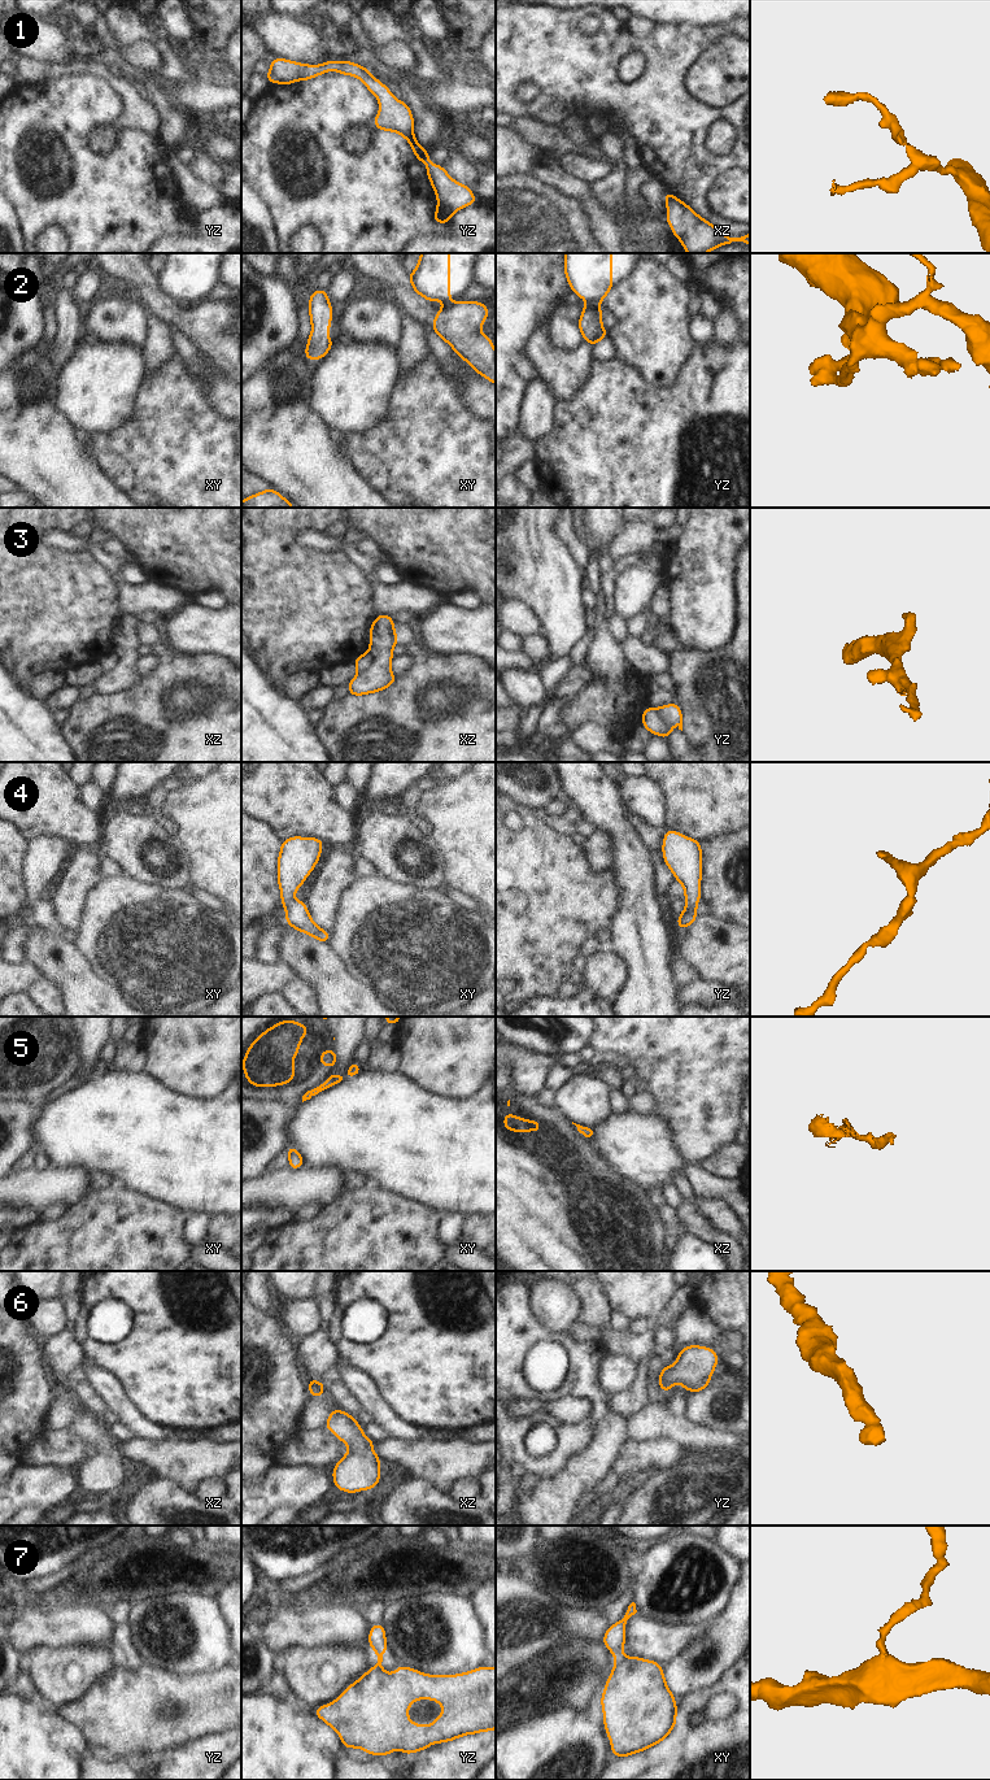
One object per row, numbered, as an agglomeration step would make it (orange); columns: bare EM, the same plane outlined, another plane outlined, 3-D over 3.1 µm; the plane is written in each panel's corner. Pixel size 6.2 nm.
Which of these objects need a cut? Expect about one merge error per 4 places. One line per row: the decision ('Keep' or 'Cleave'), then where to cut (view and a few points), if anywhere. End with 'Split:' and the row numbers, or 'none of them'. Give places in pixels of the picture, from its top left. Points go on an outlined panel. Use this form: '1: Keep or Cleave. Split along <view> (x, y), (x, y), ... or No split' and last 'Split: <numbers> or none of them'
1: Cleave. Split along yz (439, 203), (453, 212)
2: Cleave. Split along yz (587, 304), (598, 307)
3: Keep. No split
4: Keep. No split
5: Cleave. Split along xy (328, 1087), (321, 1086), (317, 1089), (312, 1089), (302, 1099)
6: Keep. No split
7: Cleave. Split along xy (622, 1656), (615, 1663)
Split: 1, 2, 5, 7.

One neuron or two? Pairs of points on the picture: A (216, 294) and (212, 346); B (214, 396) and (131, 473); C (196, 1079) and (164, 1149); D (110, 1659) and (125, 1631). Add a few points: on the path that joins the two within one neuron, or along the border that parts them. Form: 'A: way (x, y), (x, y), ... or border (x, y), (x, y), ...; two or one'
A: border (204, 300), (222, 301); two
B: border (191, 377), (197, 382), (206, 404), (227, 421); two
C: border (161, 1082), (187, 1096), (200, 1099), (219, 1096); two
D: border (113, 1644), (120, 1650), (123, 1662); two

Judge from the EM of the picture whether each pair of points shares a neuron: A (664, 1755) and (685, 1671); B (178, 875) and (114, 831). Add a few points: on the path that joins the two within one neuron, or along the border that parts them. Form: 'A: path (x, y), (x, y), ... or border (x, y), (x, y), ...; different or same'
A: border (712, 1685), (694, 1691), (684, 1698); different
B: path (162, 862), (130, 840); same

